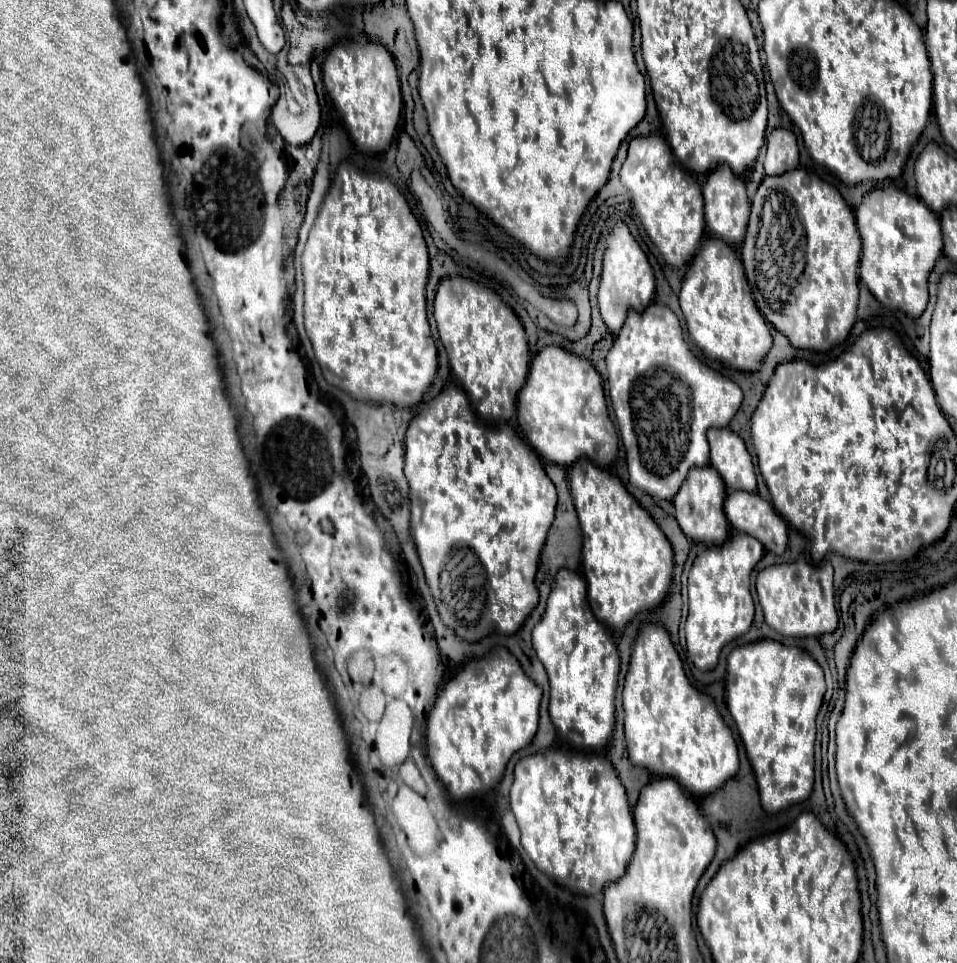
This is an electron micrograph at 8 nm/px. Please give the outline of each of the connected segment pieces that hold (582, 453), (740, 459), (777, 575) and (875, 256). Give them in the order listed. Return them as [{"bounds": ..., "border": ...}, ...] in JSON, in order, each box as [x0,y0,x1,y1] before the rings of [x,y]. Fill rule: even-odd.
[{"bounds":[517,345,619,467],"border":[[[557,345],[541,349],[533,359],[529,379],[517,399],[517,423],[527,445],[545,461],[569,465],[579,457],[589,457],[599,467],[607,467],[617,457],[619,435],[609,419],[599,373],[591,361]]]},{"bounds":[707,427,755,491],"border":[[[713,427],[707,433],[711,465],[721,473],[727,489],[755,491],[755,469],[743,439],[729,427]]]},{"bounds":[757,555,839,637],"border":[[[801,555],[793,563],[781,563],[773,567],[765,567],[757,573],[757,597],[761,597],[761,607],[765,613],[765,621],[771,629],[785,637],[819,637],[823,633],[831,633],[837,629],[839,615],[833,603],[833,593],[823,589],[817,569]]]},{"bounds":[855,187,941,317],"border":[[[897,187],[869,191],[861,205],[855,209],[857,227],[863,241],[859,277],[877,297],[877,301],[891,309],[901,309],[909,317],[919,317],[927,307],[927,275],[941,255],[941,227],[937,215],[915,195],[909,195]]]}]

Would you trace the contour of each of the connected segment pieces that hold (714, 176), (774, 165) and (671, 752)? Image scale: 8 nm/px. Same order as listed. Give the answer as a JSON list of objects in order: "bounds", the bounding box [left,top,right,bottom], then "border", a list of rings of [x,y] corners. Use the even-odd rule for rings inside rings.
[{"bounds":[703,165,749,245],"border":[[[719,165],[709,173],[707,181],[703,183],[703,197],[705,197],[707,231],[729,245],[741,245],[749,219],[749,199],[745,183],[729,169],[729,165]]]},{"bounds":[765,129,799,175],"border":[[[775,129],[767,141],[765,155],[765,173],[781,175],[799,165],[799,145],[791,129]]]},{"bounds":[623,623,739,795],"border":[[[643,623],[631,653],[631,663],[625,677],[623,689],[623,709],[625,709],[625,739],[629,761],[635,767],[645,767],[659,775],[675,777],[683,789],[693,795],[707,795],[719,789],[727,779],[739,771],[739,749],[733,739],[731,729],[719,715],[715,701],[695,689],[683,669],[681,657],[663,625]]]}]

